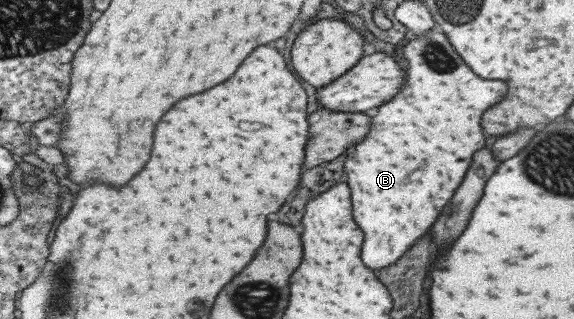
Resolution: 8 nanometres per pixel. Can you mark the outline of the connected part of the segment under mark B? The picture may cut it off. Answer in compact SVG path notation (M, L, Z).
M437 27L428 29L424 35L416 35L414 39L408 41L401 47L402 57L406 59L406 77L410 77L410 83L406 81L406 91L402 91L402 95L398 95L398 99L394 99L394 103L386 103L386 107L380 107L378 109L378 115L374 117L374 131L370 133L370 139L366 139L366 143L358 145L354 149L354 153L348 157L346 161L346 171L348 171L348 183L350 187L354 187L354 215L358 215L358 223L362 223L364 231L366 231L366 251L362 251L362 257L364 257L364 263L374 269L374 271L380 271L392 263L396 263L396 259L400 259L418 239L416 237L422 237L436 219L432 219L432 209L440 211L448 199L452 197L454 189L460 185L470 161L472 161L472 155L474 151L482 149L484 147L484 137L482 137L482 129L480 129L480 117L482 113L492 107L494 103L502 101L504 95L506 95L506 85L502 81L482 81L478 79L462 61L461 57L456 55L454 48L449 44L445 34Z

